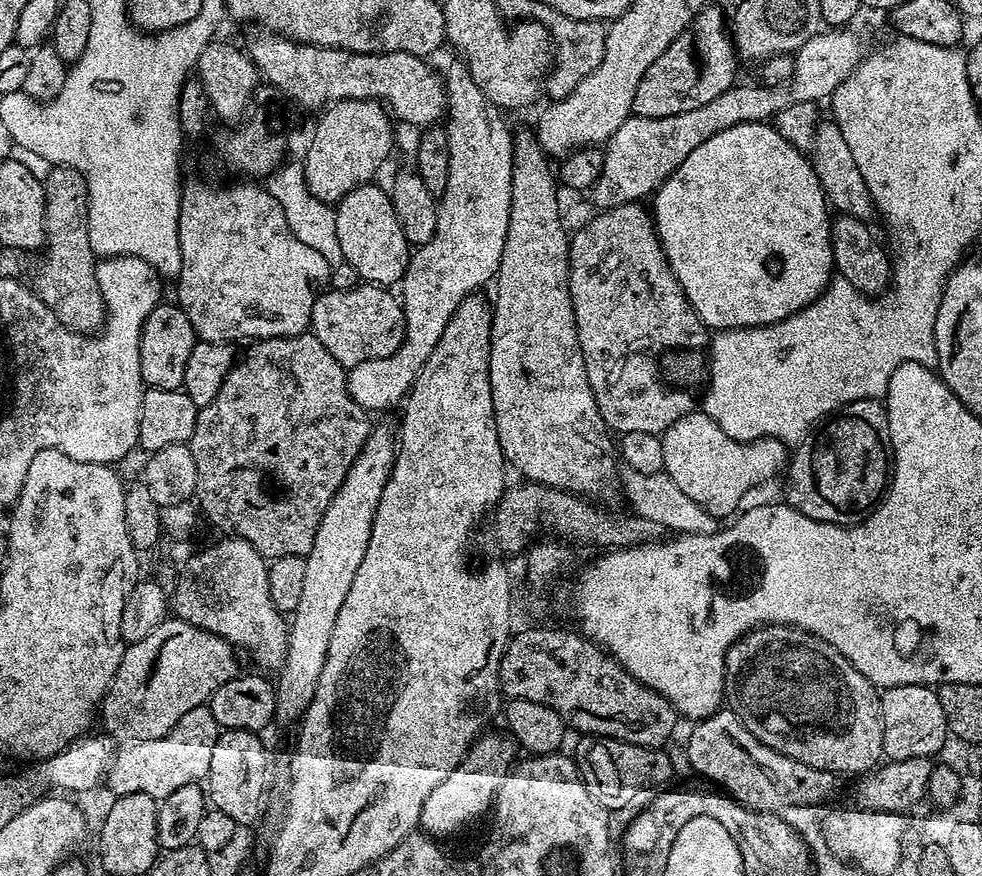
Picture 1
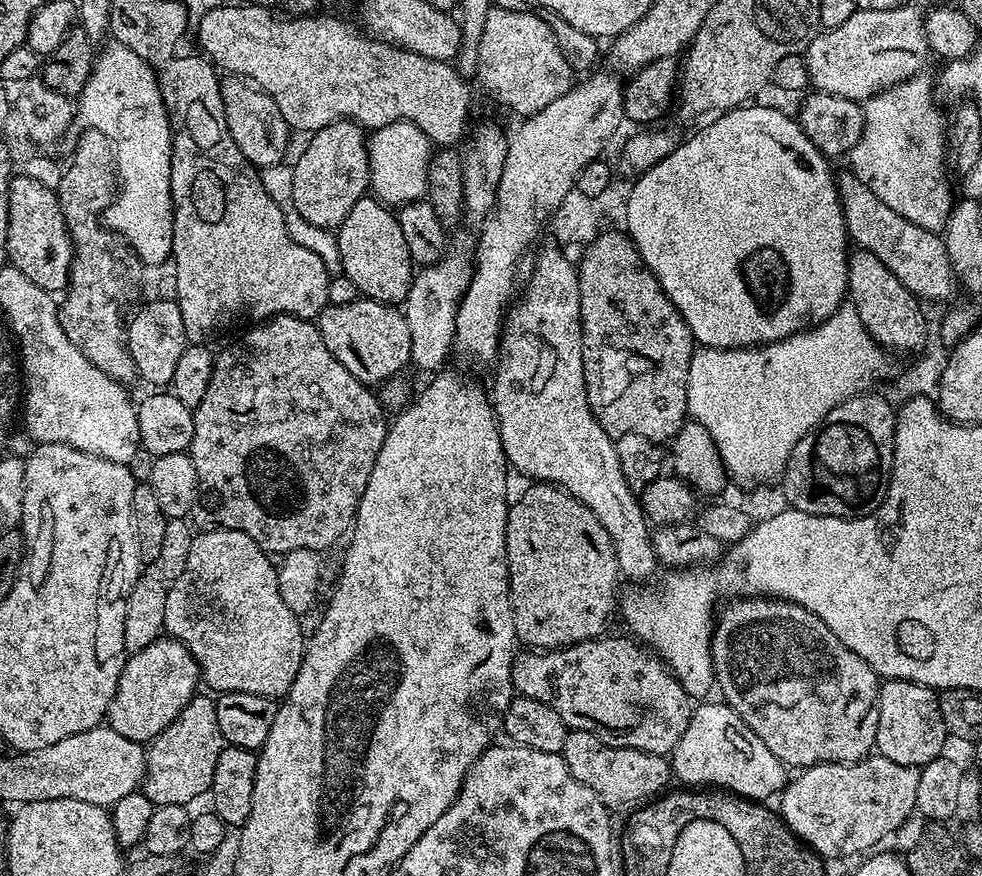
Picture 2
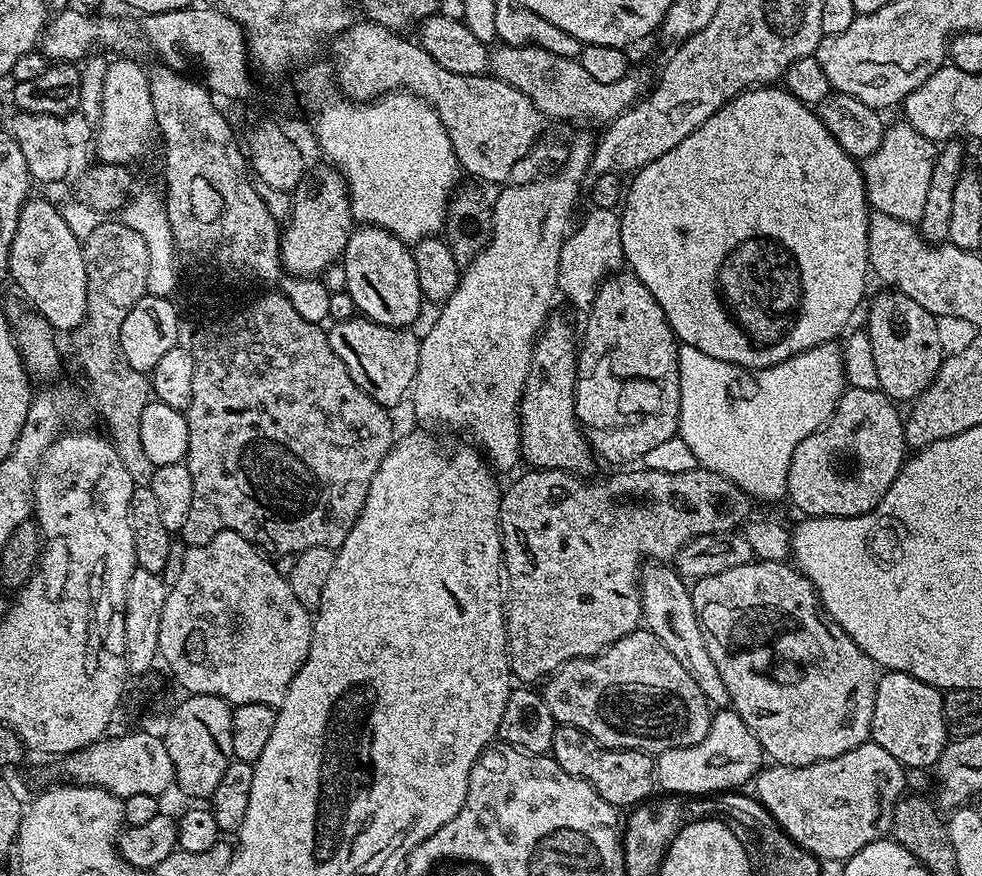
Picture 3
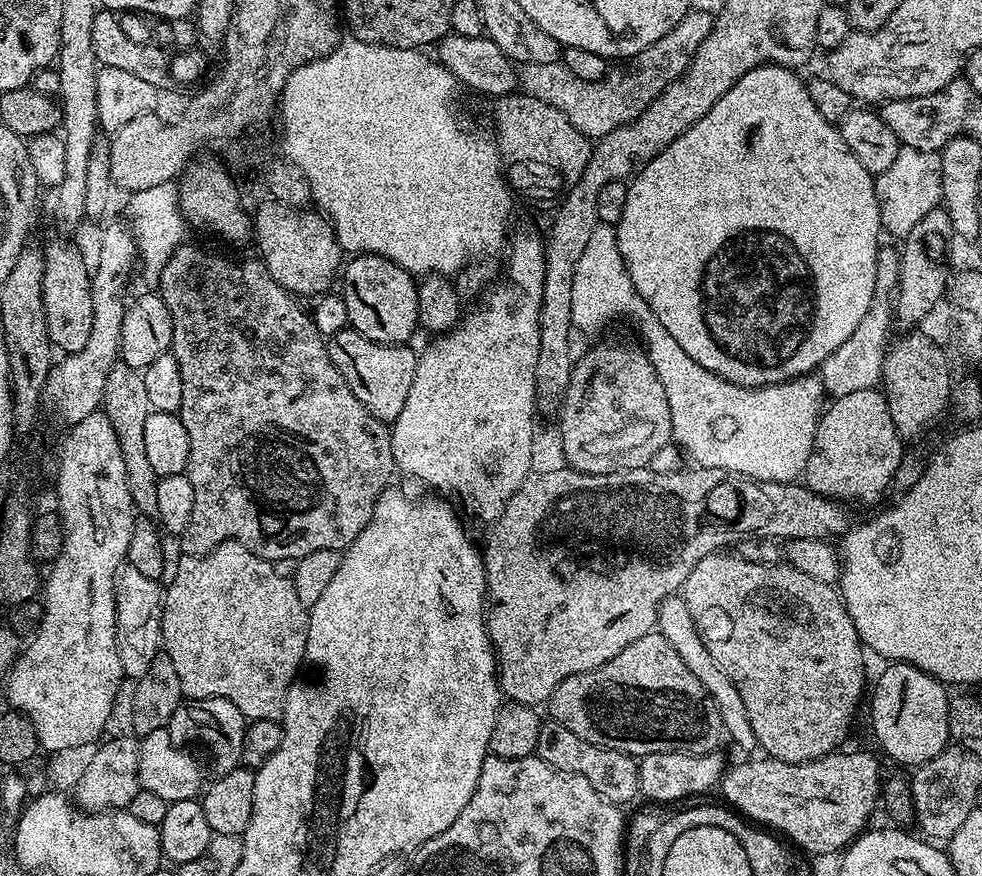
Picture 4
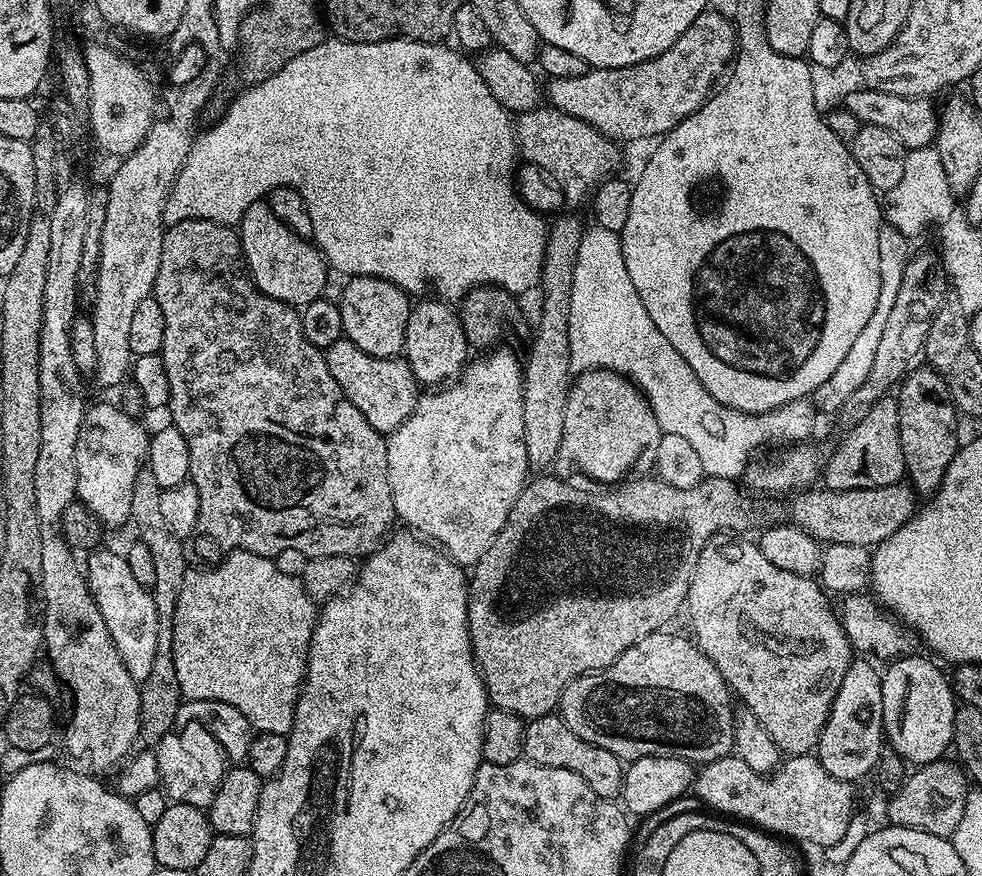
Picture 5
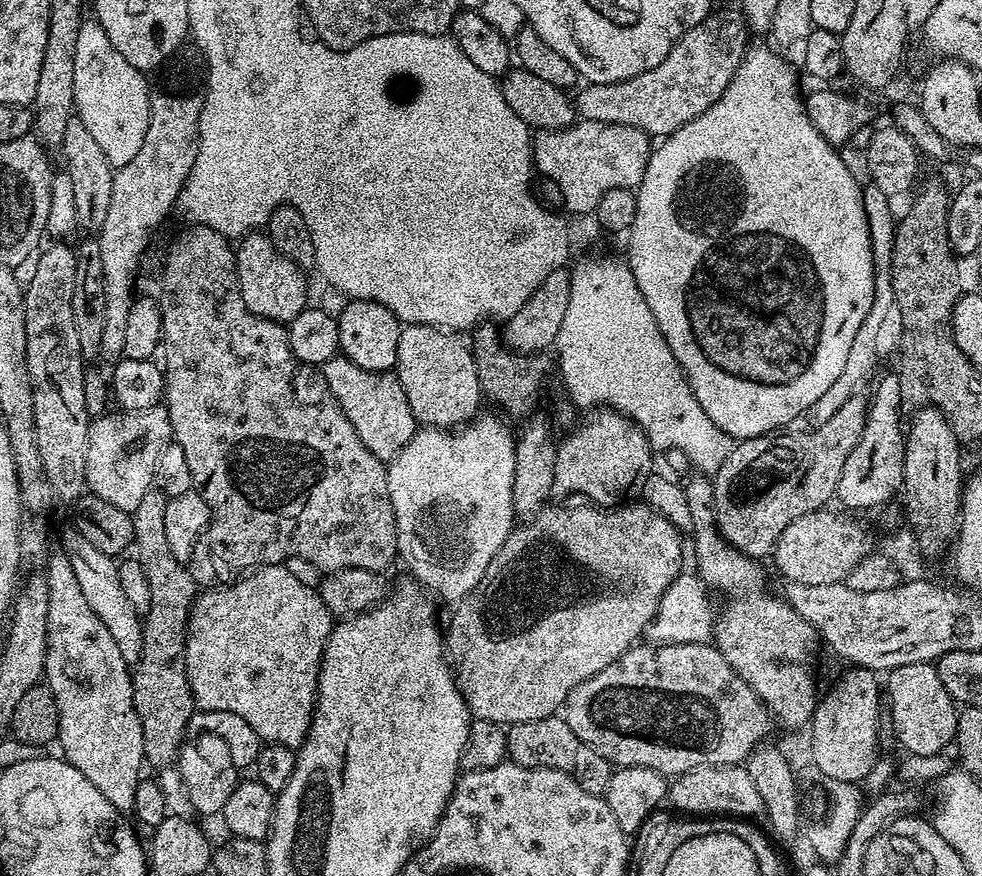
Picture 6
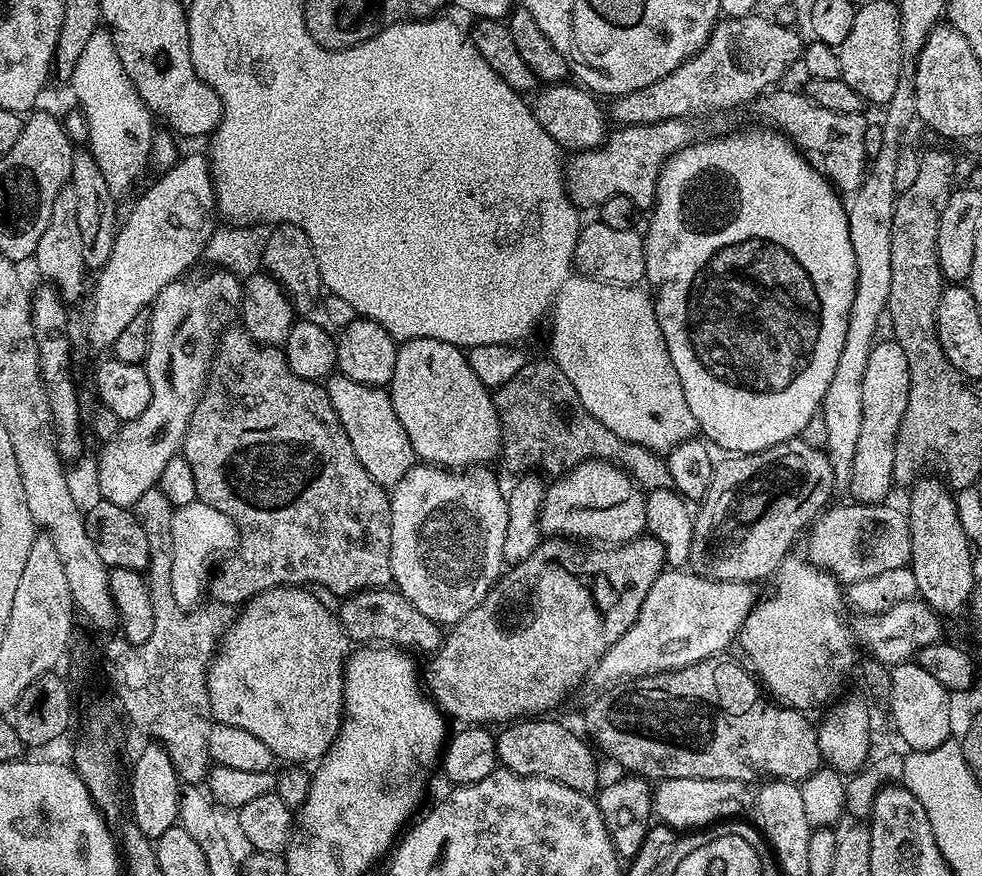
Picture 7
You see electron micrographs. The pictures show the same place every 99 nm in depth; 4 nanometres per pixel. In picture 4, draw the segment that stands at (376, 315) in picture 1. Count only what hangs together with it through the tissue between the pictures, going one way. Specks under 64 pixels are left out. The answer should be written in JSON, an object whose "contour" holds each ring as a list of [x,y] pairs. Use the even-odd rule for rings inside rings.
{"contour":[[[350,326],[338,334],[327,337],[328,353],[342,378],[346,378],[346,386],[354,390],[358,402],[374,414],[374,418],[391,422],[402,414],[402,406],[406,406],[406,397],[410,395],[410,382],[414,382],[414,370],[418,359],[417,353],[411,352],[408,344],[379,344],[362,334],[358,334]]]}

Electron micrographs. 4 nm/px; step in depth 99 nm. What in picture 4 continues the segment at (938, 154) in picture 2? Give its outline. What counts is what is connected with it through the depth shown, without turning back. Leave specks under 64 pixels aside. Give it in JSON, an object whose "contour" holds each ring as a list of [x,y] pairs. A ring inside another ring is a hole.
{"contour":[[[901,147],[898,158],[894,158],[890,170],[879,173],[875,177],[876,197],[880,211],[880,227],[896,238],[902,238],[930,214],[940,203],[942,190],[942,174],[940,173],[940,157],[935,152],[923,152],[913,148]]]}

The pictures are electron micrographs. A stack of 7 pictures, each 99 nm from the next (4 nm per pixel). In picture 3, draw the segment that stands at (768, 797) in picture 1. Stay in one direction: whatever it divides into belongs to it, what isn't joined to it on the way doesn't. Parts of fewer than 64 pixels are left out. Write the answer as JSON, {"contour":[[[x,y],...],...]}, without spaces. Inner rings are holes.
{"contour":[[[720,710],[713,715],[710,730],[702,742],[685,748],[667,748],[655,757],[656,782],[664,794],[679,794],[685,798],[704,798],[729,790],[740,790],[744,783],[755,781],[756,773],[765,763],[764,749],[758,738],[742,722],[734,710]]]}

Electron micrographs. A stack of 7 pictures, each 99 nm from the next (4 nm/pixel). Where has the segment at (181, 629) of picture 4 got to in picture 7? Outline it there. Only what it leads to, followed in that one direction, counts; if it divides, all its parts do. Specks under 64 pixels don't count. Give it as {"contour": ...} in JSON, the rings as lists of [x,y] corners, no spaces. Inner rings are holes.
{"contour":[[[304,586],[256,593],[239,609],[240,617],[229,623],[208,666],[213,721],[249,731],[270,747],[273,757],[288,764],[308,764],[325,756],[342,719],[344,662],[350,652],[350,637],[340,625],[339,615],[333,609],[331,612],[315,594]]]}

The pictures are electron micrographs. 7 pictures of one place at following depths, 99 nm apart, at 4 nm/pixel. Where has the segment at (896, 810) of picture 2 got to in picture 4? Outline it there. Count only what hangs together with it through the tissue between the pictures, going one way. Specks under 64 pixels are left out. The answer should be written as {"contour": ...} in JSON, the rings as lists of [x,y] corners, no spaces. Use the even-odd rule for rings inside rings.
{"contour":[[[837,750],[831,756],[801,764],[787,764],[771,758],[744,758],[741,764],[733,768],[731,765],[720,777],[718,792],[729,800],[727,803],[741,816],[783,834],[797,849],[808,854],[839,853],[869,827],[868,819],[881,803],[882,785],[880,764],[870,753],[844,751]]]}

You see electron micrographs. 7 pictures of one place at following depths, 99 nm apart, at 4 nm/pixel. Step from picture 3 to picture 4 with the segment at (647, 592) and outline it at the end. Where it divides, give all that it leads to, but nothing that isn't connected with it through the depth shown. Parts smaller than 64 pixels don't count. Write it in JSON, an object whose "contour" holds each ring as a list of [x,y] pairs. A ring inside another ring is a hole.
{"contour":[[[683,595],[667,596],[664,599],[658,610],[656,628],[660,635],[666,638],[666,642],[670,642],[670,646],[674,646],[678,658],[682,658],[682,662],[686,662],[686,666],[694,674],[694,678],[698,678],[698,682],[702,682],[706,694],[710,694],[710,698],[714,698],[714,706],[718,706],[718,714],[722,718],[722,726],[727,739],[732,739],[744,751],[744,754],[755,753],[752,751],[757,751],[758,748],[756,735],[754,726],[750,724],[750,714],[746,714],[746,706],[742,703],[742,694],[738,694],[738,686],[734,686],[734,682],[730,682],[730,674],[726,674],[726,670],[722,670],[722,666],[718,666],[718,662],[714,662],[710,650],[706,650],[706,642],[702,642],[702,634],[698,634],[698,626],[694,626],[694,618],[690,618],[690,609],[687,608]]]}

